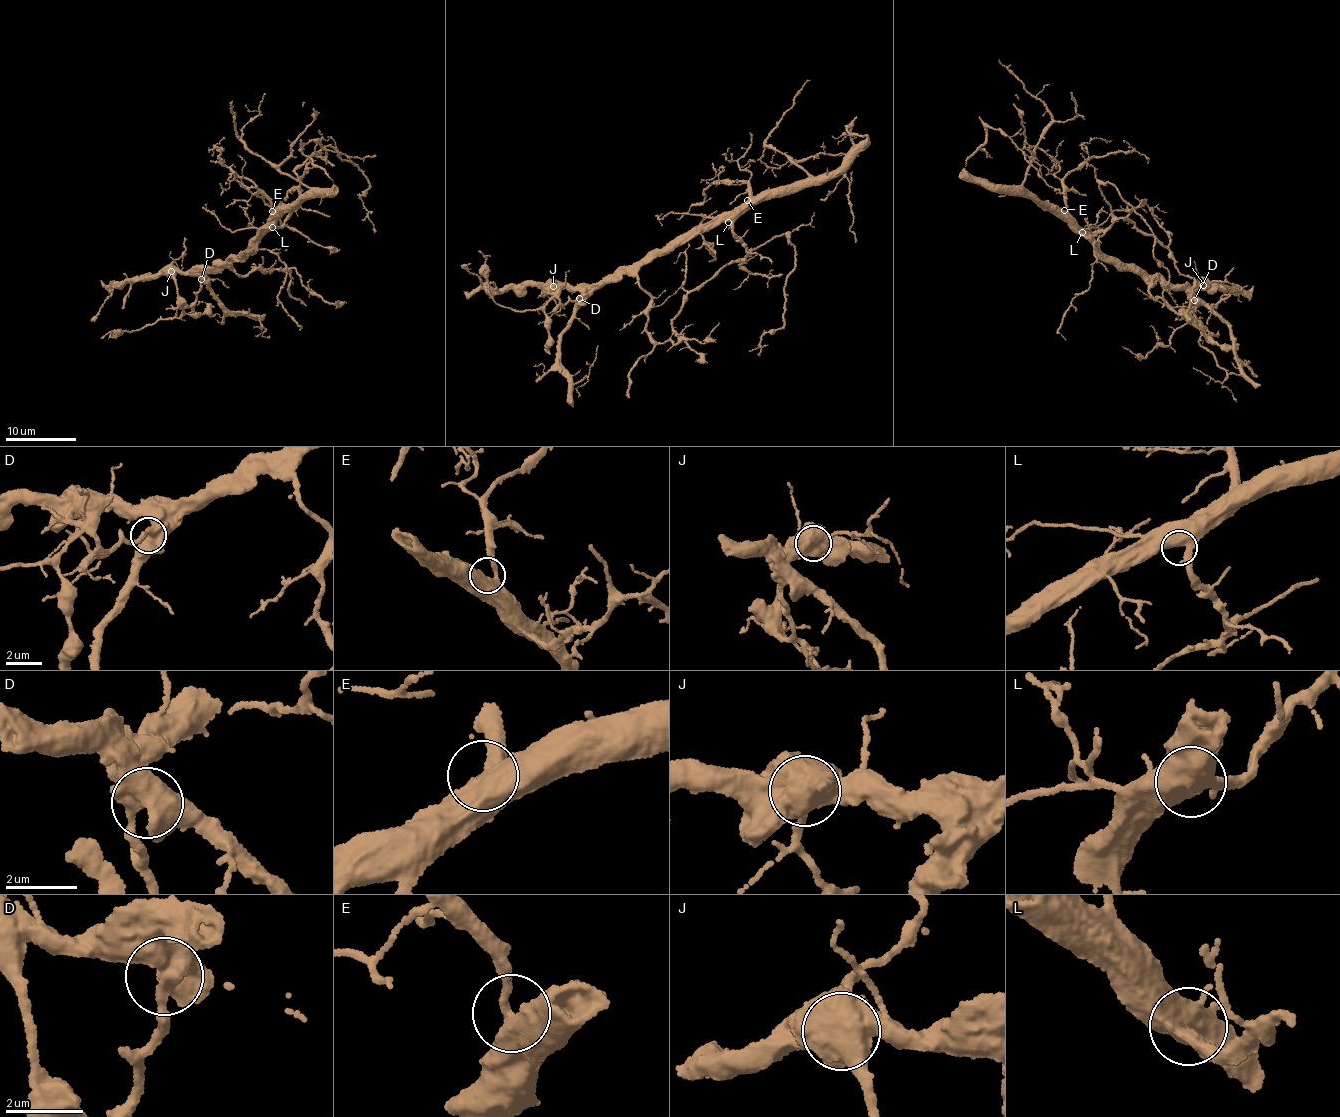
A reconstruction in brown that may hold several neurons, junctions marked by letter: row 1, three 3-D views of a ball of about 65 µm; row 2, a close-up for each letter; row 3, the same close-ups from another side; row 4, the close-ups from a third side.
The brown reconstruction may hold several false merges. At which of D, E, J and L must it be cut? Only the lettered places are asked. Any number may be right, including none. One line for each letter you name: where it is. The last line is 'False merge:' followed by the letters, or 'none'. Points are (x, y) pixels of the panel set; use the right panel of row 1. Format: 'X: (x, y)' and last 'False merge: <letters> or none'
J: (1203, 285)
False merge: J

